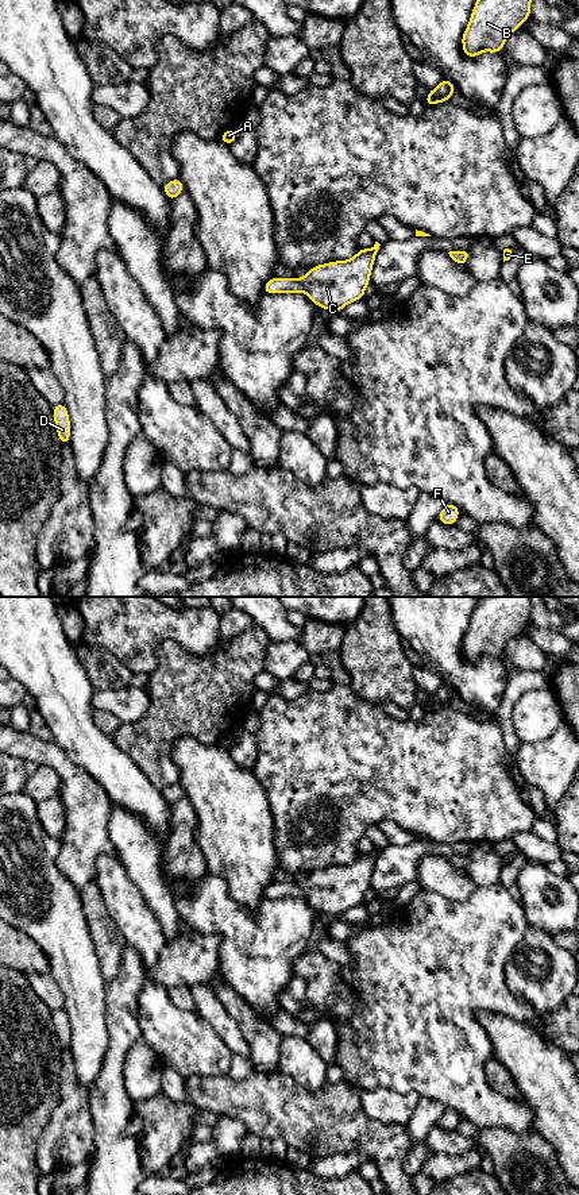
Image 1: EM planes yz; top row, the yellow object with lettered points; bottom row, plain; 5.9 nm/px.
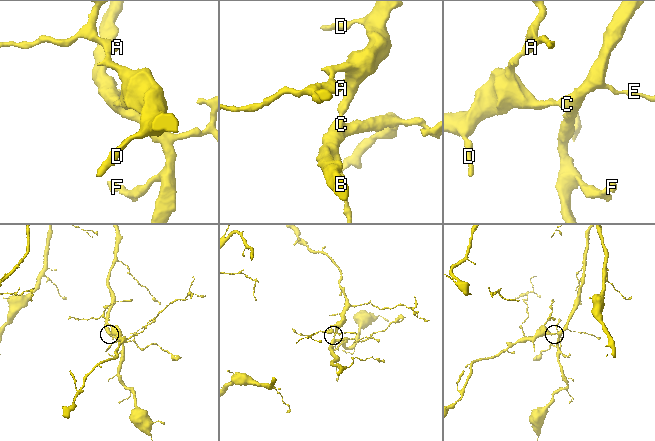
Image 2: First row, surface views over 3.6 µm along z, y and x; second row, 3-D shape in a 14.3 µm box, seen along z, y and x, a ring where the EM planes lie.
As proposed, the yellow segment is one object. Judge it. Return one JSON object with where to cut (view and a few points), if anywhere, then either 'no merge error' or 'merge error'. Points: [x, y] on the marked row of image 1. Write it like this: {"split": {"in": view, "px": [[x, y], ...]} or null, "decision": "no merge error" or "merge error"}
{"split": null, "decision": "no merge error"}

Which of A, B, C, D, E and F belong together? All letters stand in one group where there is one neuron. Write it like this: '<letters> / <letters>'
A B C D E F

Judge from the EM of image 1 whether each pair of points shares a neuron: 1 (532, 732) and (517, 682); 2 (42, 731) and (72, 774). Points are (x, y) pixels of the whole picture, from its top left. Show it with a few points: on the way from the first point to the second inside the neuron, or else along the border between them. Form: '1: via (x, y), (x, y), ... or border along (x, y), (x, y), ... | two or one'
1: border along (545, 687), (527, 690), (516, 701), (513, 727) | two
2: border along (29, 731), (37, 737), (53, 741) | two

